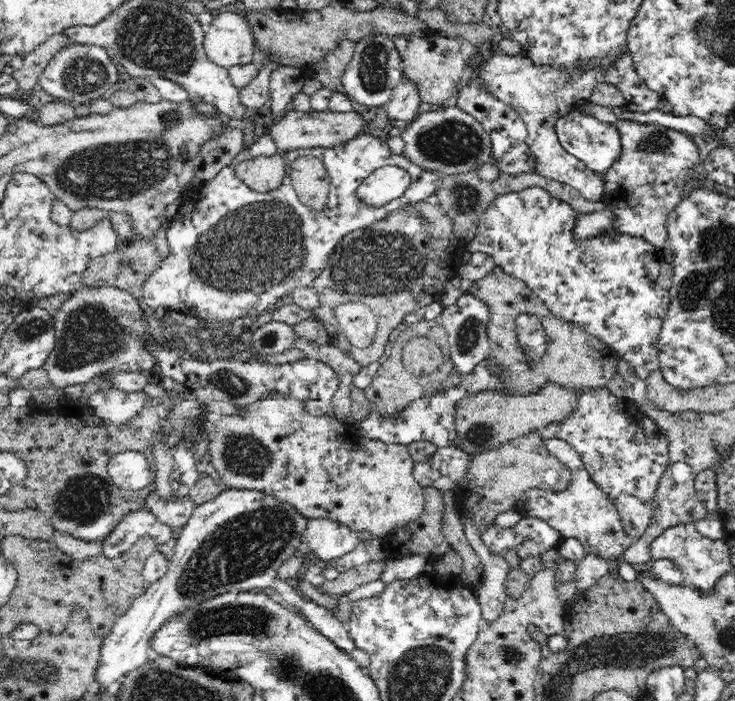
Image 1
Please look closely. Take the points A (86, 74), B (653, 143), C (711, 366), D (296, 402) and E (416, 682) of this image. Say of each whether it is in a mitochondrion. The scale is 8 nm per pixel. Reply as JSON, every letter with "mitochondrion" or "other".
{"A":"mitochondrion","B":"mitochondrion","C":"other","D":"other","E":"mitochondrion"}

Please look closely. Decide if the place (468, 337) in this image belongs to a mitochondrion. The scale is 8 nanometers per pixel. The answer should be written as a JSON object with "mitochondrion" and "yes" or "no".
{"mitochondrion":"yes"}

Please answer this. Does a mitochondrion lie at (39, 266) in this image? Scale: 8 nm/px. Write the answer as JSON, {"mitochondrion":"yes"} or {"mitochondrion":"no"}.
{"mitochondrion":"no"}

